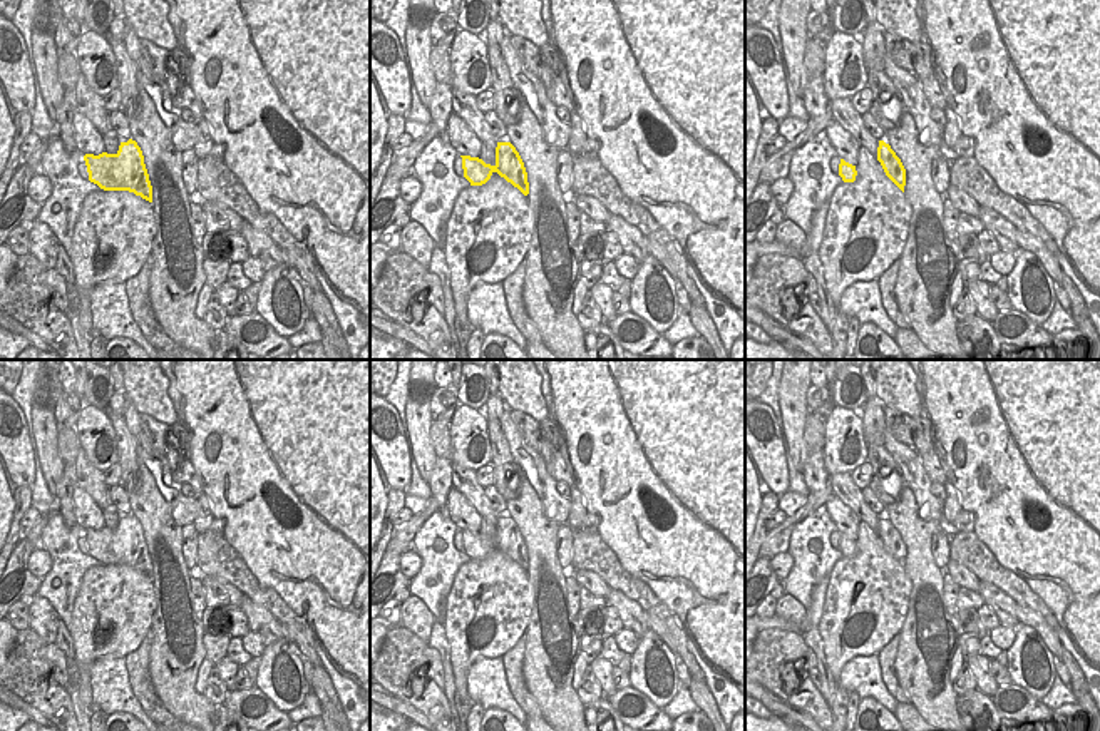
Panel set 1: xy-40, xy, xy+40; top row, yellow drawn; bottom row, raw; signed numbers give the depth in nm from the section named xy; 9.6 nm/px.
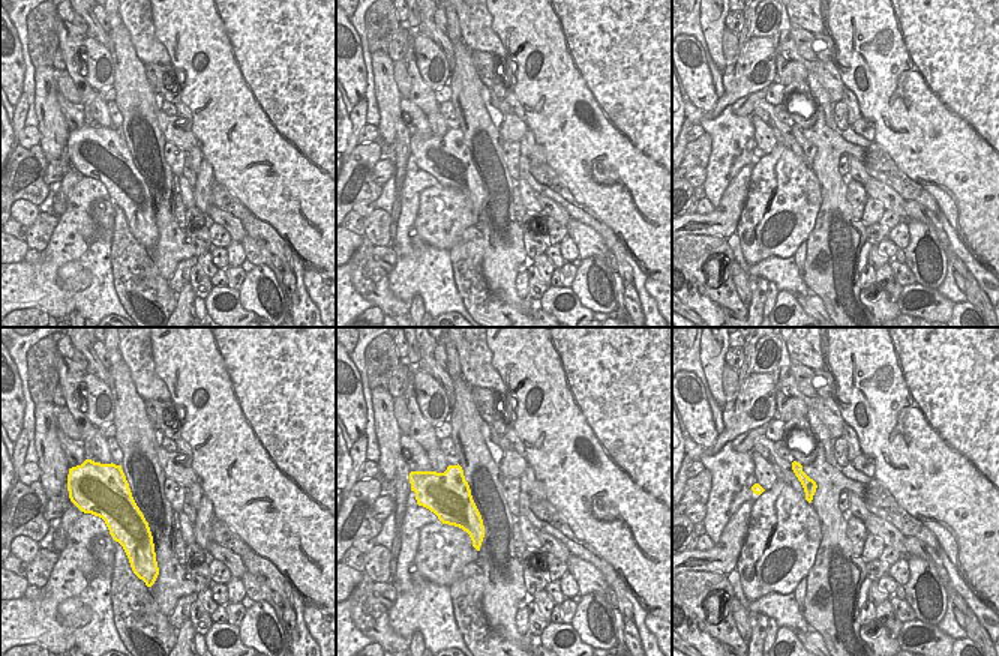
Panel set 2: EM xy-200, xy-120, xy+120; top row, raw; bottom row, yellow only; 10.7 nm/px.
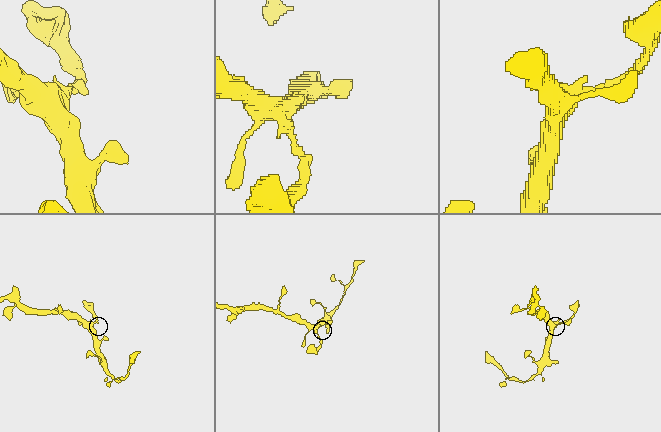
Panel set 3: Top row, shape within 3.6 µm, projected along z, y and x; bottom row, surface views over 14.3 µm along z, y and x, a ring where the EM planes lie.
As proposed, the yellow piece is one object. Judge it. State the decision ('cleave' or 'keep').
keep

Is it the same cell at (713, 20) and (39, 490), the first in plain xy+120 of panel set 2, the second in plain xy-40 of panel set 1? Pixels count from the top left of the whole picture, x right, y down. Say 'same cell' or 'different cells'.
different cells

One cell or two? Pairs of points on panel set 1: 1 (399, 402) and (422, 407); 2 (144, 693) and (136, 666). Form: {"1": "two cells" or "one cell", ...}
{"1": "two cells", "2": "one cell"}

